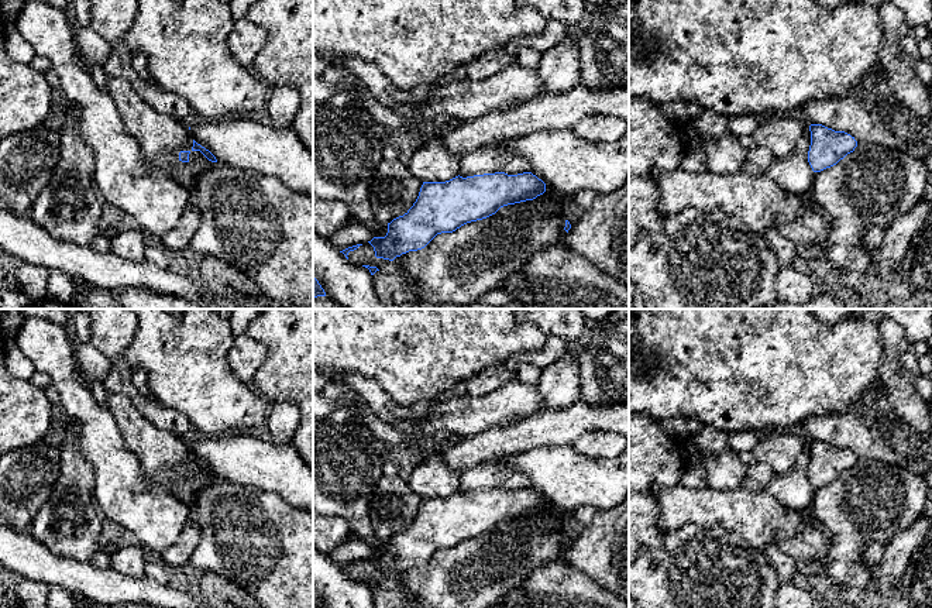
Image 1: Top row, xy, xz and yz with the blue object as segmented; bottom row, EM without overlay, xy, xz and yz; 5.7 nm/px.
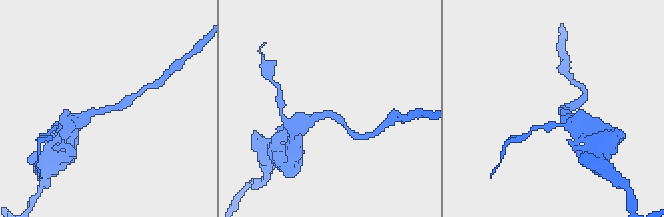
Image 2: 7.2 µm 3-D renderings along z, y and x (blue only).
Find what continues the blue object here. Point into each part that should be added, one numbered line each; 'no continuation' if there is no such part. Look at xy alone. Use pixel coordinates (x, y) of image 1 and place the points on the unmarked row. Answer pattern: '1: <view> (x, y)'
no continuation

